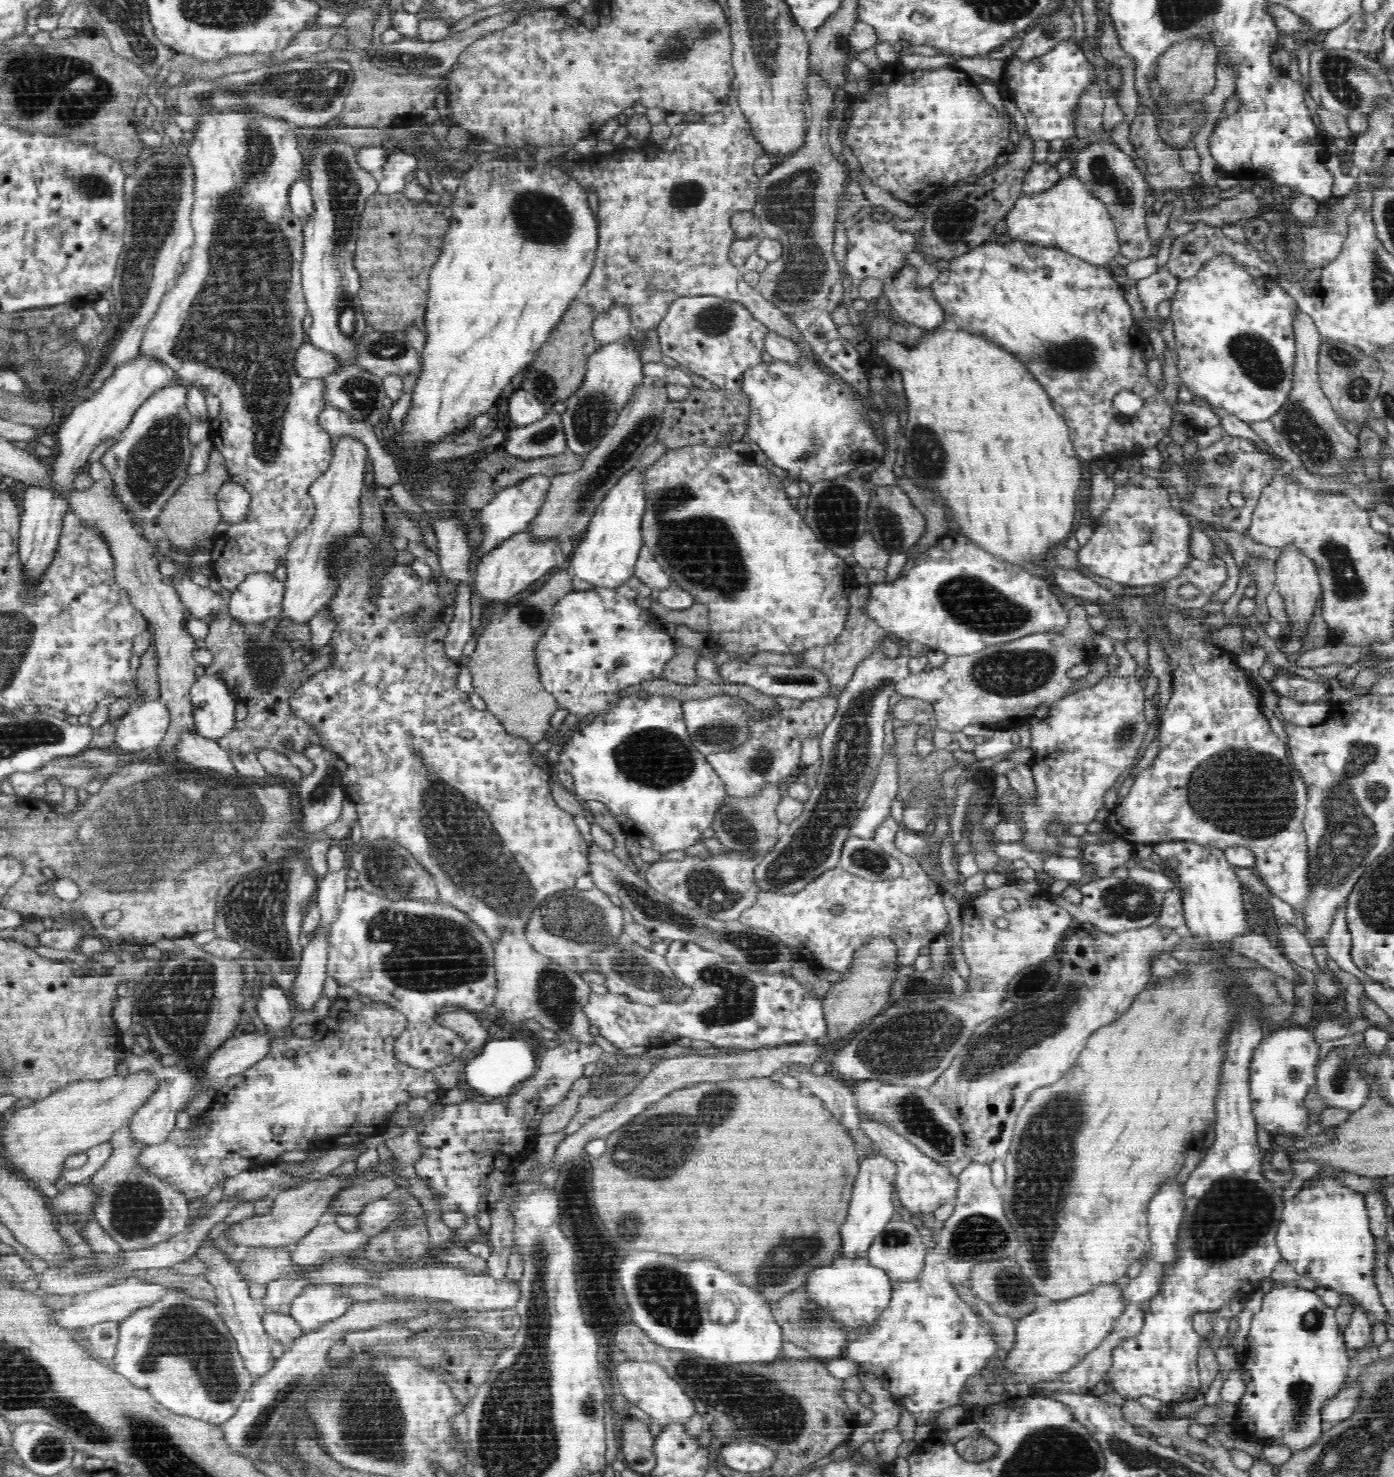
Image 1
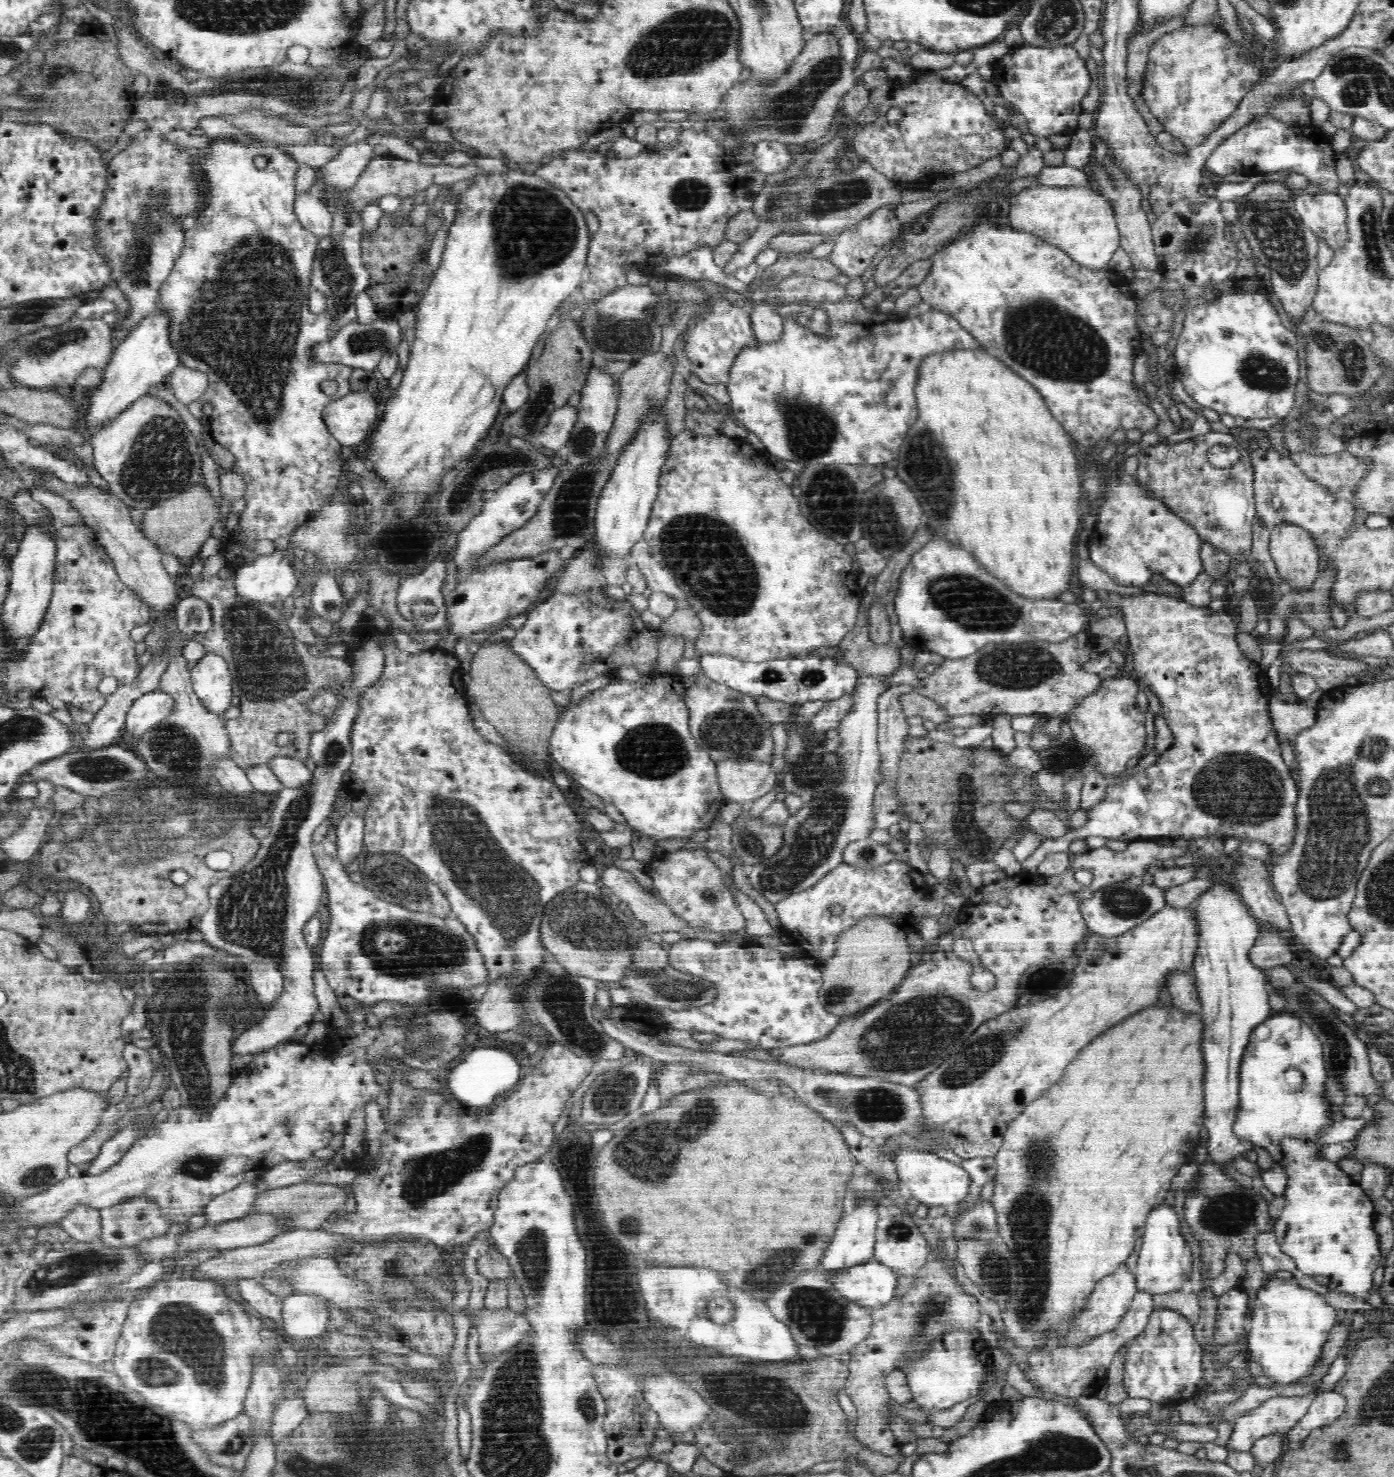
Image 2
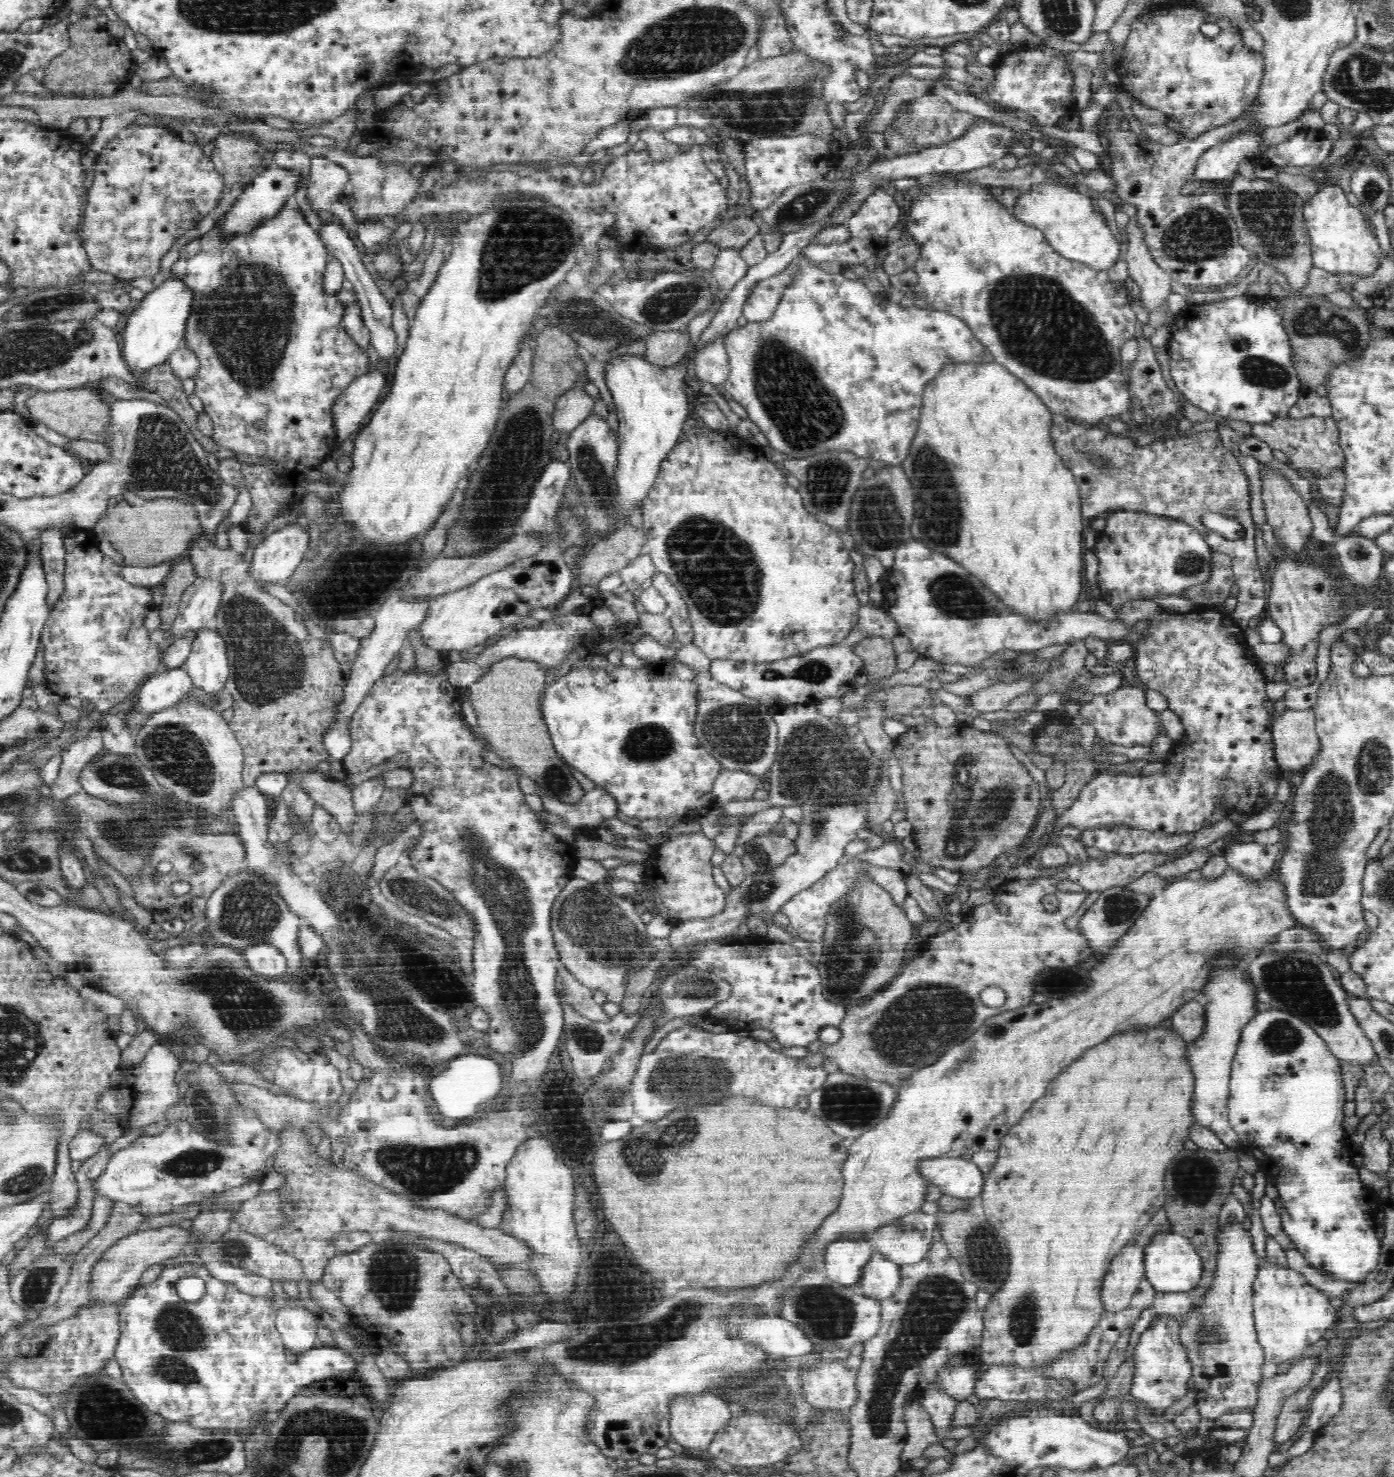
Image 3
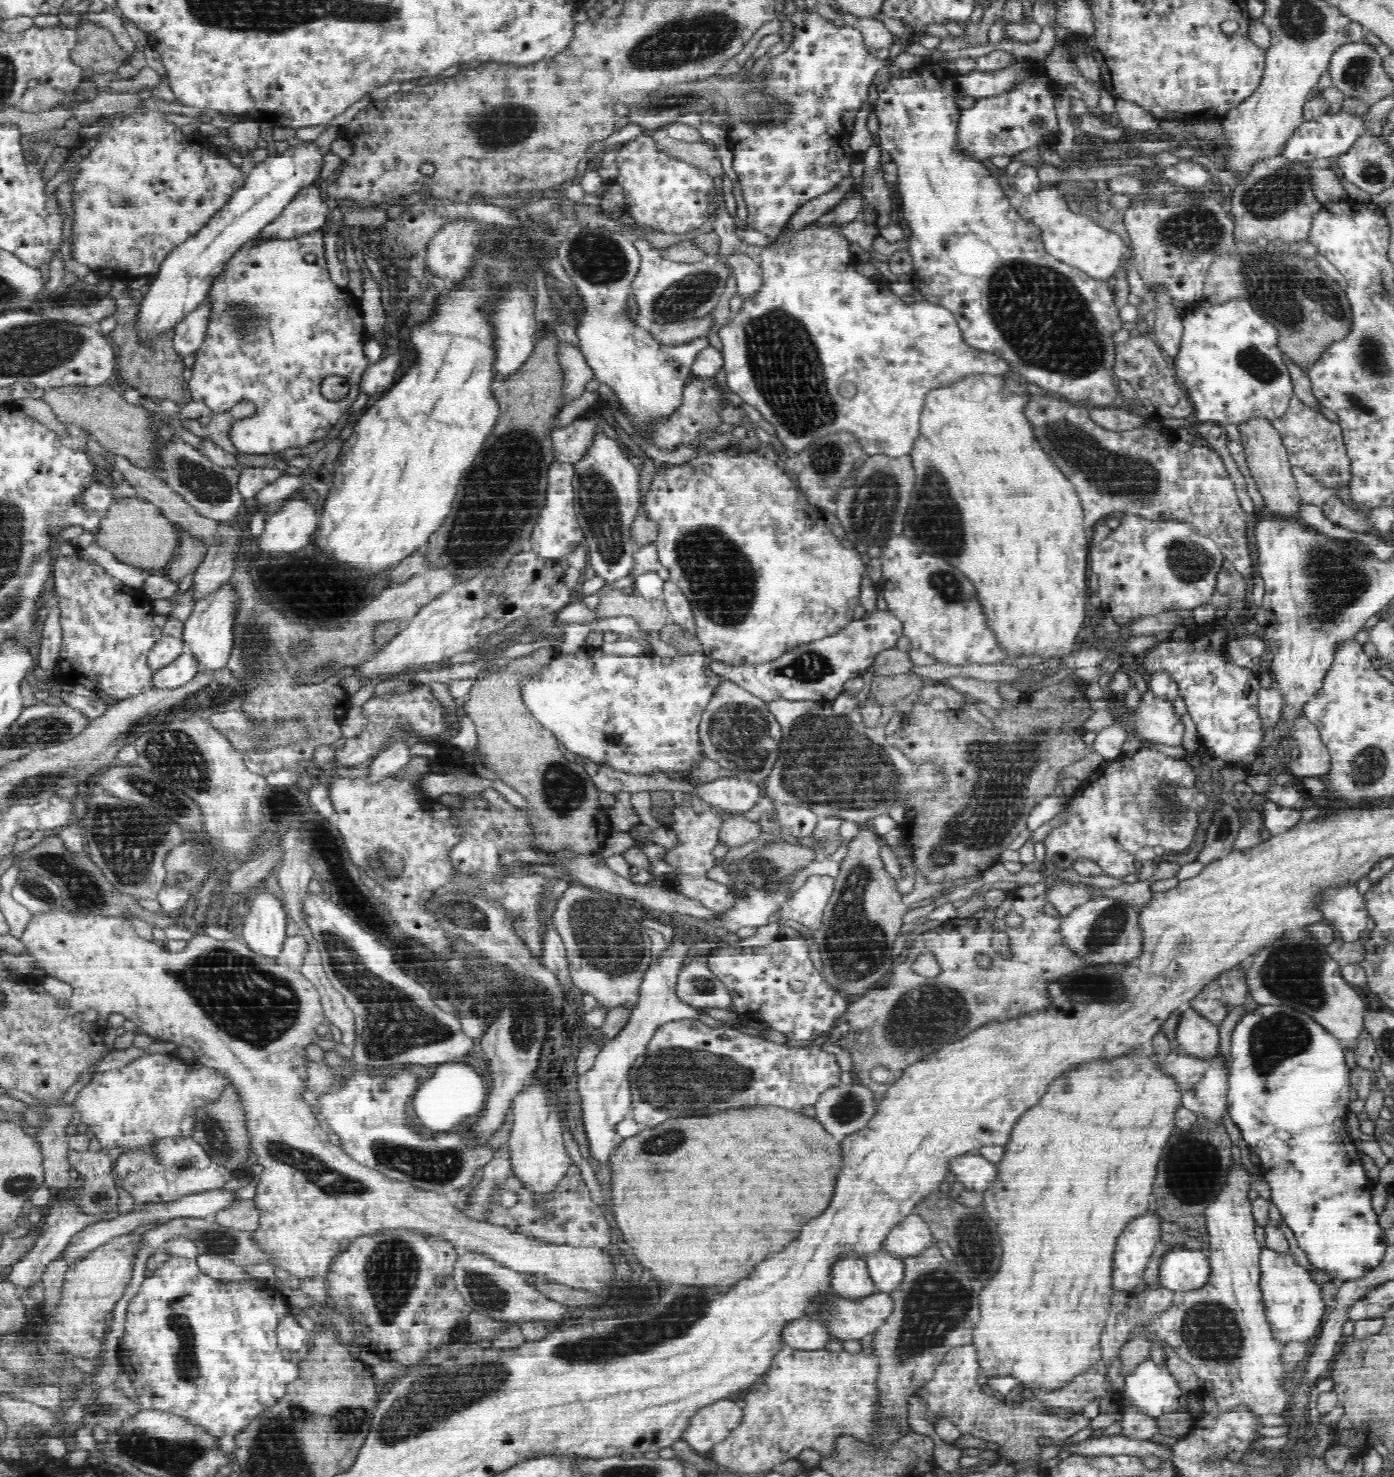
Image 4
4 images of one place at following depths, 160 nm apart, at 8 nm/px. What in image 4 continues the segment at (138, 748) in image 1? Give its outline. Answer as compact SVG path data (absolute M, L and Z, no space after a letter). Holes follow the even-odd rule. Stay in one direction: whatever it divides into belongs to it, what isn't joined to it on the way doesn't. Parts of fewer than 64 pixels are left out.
M185 647L182 654L174 662L170 662L164 668L153 673L152 686L160 690L184 686L186 682L190 682L196 676L198 670L197 660L191 651Z

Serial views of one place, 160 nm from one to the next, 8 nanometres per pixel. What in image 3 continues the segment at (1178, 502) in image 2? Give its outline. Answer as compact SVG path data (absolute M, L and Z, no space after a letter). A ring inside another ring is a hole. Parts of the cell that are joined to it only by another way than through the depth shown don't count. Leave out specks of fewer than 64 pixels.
M1086 421L1086 424L1066 422L1064 426L1054 426L1052 438L1056 452L1076 476L1084 516L1100 516L1108 510L1126 508L1140 514L1164 515L1184 521L1202 534L1212 551L1232 559L1231 567L1239 586L1233 622L1244 630L1248 620L1266 612L1268 600L1254 547L1254 521L1249 513L1250 482L1234 452L1222 443L1218 430L1166 438L1140 448L1128 438L1110 436L1108 430ZM1206 512L1216 512L1242 524L1240 538L1230 541L1204 527L1201 518Z

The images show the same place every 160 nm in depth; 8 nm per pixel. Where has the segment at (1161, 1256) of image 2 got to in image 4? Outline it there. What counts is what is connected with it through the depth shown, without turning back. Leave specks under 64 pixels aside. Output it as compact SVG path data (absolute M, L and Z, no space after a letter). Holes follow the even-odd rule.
M1174 1246L1162 1255L1158 1280L1160 1286L1172 1290L1187 1292L1197 1290L1210 1280L1211 1264L1202 1250Z

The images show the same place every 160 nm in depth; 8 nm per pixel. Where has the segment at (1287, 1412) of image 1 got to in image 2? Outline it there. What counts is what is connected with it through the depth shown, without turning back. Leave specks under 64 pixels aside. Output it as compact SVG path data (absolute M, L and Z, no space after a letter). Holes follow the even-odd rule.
M1270 1273L1254 1302L1252 1332L1248 1335L1249 1361L1258 1363L1262 1367L1262 1375L1268 1376L1272 1382L1275 1382L1274 1388L1282 1388L1302 1378L1308 1378L1322 1359L1322 1350L1337 1322L1336 1317L1336 1308L1330 1306L1327 1298L1300 1286L1296 1276L1282 1280L1276 1276L1276 1273Z

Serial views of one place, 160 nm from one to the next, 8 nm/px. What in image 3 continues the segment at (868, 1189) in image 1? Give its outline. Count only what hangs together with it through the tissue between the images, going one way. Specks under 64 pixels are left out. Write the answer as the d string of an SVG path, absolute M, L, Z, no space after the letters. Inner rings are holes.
M850 1236L840 1240L840 1244L832 1244L832 1248L828 1248L828 1256L824 1256L824 1273L833 1283L855 1287L873 1253L868 1239Z

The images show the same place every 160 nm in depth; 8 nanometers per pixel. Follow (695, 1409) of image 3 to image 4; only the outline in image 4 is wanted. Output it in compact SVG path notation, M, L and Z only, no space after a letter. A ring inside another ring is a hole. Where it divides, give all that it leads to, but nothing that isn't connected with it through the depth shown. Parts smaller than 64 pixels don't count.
M735 1398L720 1399L707 1407L699 1408L695 1418L691 1420L691 1426L684 1432L681 1440L686 1441L695 1451L705 1452L715 1444L727 1439L732 1431L743 1422L743 1407Z

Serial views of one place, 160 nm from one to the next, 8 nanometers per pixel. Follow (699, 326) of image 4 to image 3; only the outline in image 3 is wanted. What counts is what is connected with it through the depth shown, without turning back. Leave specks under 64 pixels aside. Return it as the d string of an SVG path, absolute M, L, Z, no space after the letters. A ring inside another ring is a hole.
M680 330L652 332L646 341L647 357L656 366L672 366L684 358L689 343L690 334L684 335Z

